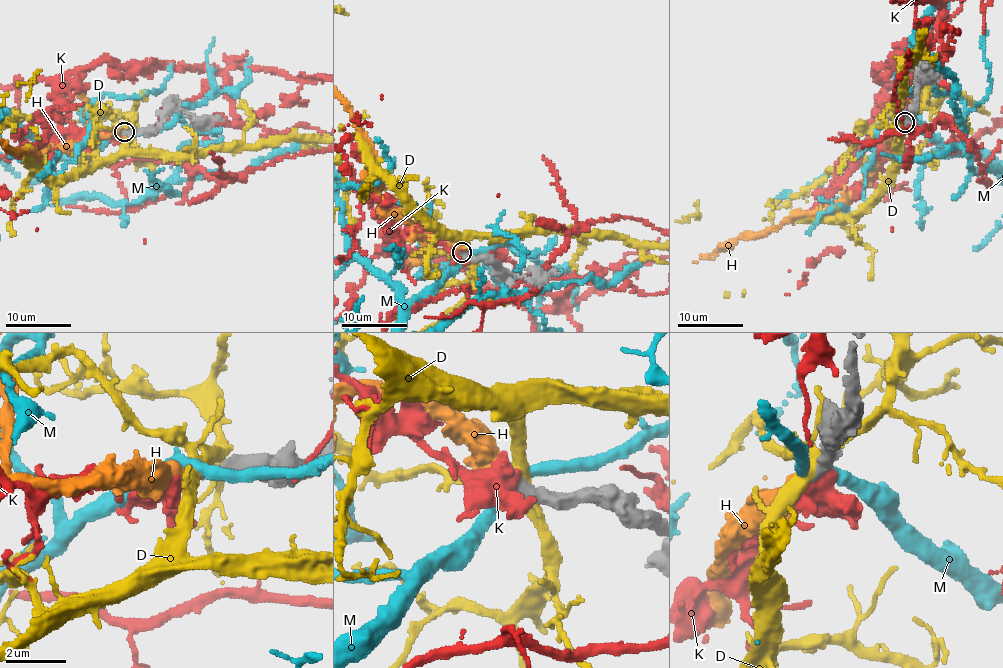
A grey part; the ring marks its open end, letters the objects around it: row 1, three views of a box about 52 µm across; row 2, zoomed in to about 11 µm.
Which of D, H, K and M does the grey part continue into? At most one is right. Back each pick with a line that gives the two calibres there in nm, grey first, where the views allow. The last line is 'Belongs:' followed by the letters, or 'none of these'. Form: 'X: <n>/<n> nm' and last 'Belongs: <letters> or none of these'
H: 360/550 nm
Belongs: H

